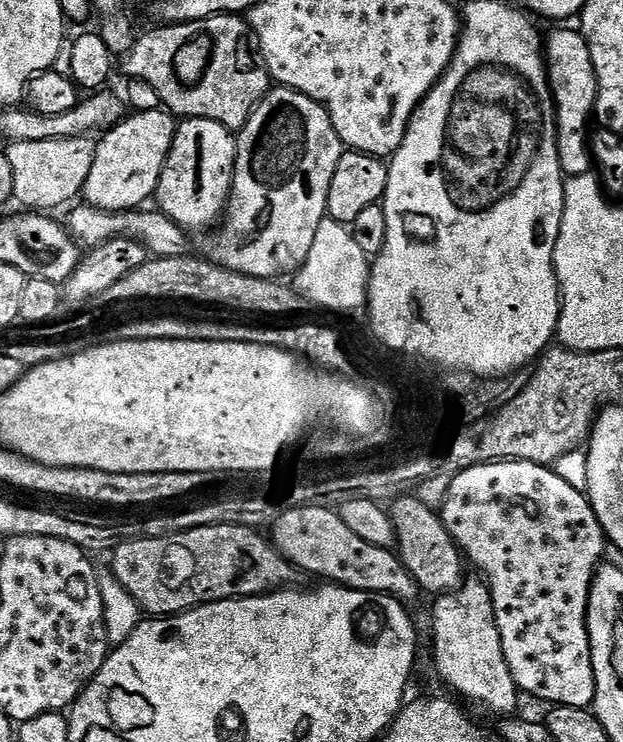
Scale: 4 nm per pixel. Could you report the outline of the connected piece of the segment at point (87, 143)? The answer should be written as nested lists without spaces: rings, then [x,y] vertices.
[[[87,136],[66,138],[65,140],[47,140],[46,142],[18,142],[8,144],[6,151],[10,158],[10,166],[14,169],[14,200],[28,210],[52,210],[63,204],[71,205],[75,196],[79,197],[86,186],[86,178],[90,178],[90,168],[94,166],[96,144]]]

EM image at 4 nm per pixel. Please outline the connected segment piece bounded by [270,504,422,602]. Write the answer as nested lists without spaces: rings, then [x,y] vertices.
[[[301,504],[285,508],[280,516],[271,521],[270,528],[270,543],[301,573],[321,576],[321,581],[352,588],[355,592],[379,592],[405,602],[422,596],[416,579],[408,573],[392,548],[379,548],[370,546],[370,542],[362,542],[362,538],[356,537],[347,528],[346,522],[342,522],[339,511],[331,507]]]

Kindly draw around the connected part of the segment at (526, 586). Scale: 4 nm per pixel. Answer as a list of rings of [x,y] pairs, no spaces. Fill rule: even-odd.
[[[498,460],[494,464],[483,464],[474,466],[470,470],[462,470],[447,481],[448,493],[444,496],[444,505],[439,505],[438,511],[446,530],[456,539],[456,545],[460,547],[467,563],[471,567],[473,564],[481,572],[477,573],[486,581],[490,594],[494,598],[494,614],[498,622],[498,634],[502,638],[502,650],[506,654],[506,662],[510,666],[510,674],[514,678],[517,689],[521,693],[529,692],[530,695],[545,700],[548,706],[565,704],[575,708],[591,709],[596,698],[596,679],[588,637],[588,595],[592,576],[606,556],[606,537],[587,495],[581,489],[579,492],[570,481],[563,480],[558,473],[552,471],[556,470],[525,460]]]

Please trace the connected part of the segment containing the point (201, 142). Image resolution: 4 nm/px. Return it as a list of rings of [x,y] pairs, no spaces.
[[[191,118],[179,121],[154,200],[160,203],[157,204],[159,211],[183,228],[185,233],[204,232],[211,224],[216,226],[221,223],[232,192],[236,142],[233,129],[218,122]]]

